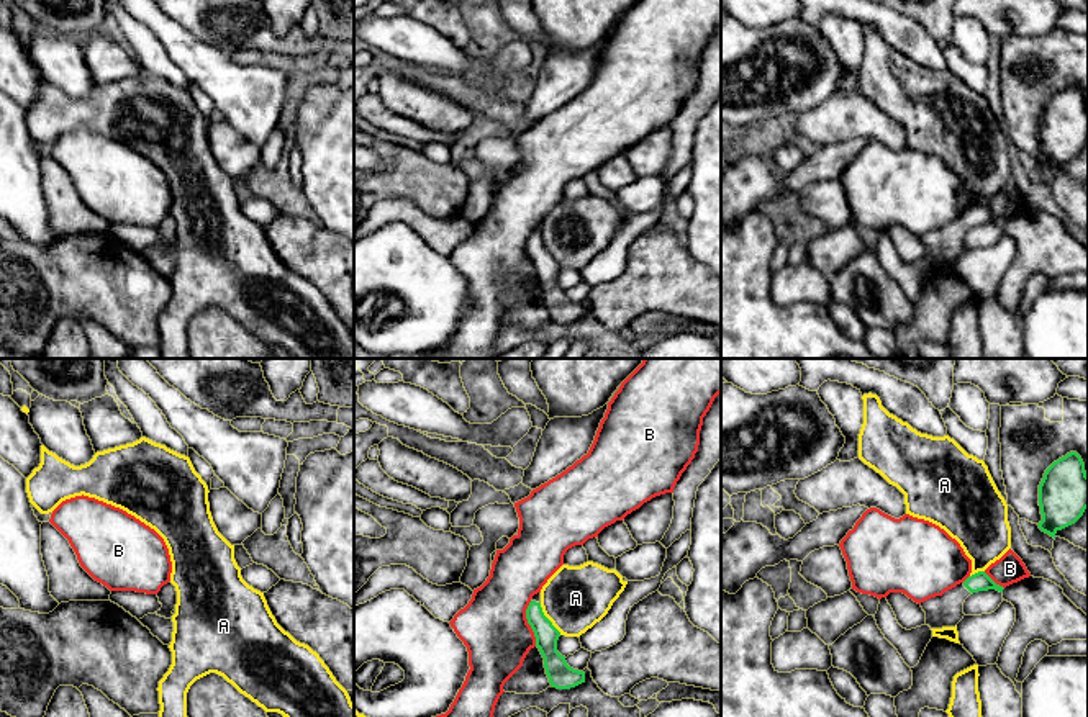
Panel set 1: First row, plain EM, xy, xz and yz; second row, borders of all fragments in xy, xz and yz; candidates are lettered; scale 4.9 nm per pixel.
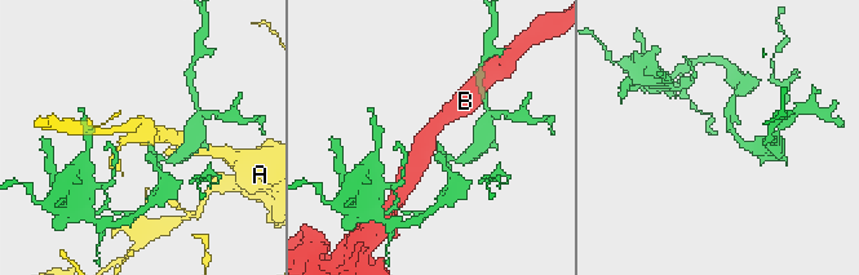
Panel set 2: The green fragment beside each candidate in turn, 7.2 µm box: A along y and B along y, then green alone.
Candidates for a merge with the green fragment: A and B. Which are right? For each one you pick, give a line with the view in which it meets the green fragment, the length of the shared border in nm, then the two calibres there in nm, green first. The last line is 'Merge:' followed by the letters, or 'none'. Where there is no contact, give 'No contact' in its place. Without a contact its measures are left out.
Merge: none

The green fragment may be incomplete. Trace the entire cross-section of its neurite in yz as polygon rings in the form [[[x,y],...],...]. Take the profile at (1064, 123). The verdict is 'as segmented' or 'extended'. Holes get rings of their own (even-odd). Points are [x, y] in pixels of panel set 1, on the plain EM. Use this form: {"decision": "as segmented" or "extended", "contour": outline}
{"decision": "as segmented", "contour": [[[1077,85],[1054,95],[1039,118],[1042,154],[1039,162],[1055,172],[1055,167],[1075,157],[1088,141],[1088,108]]]}

